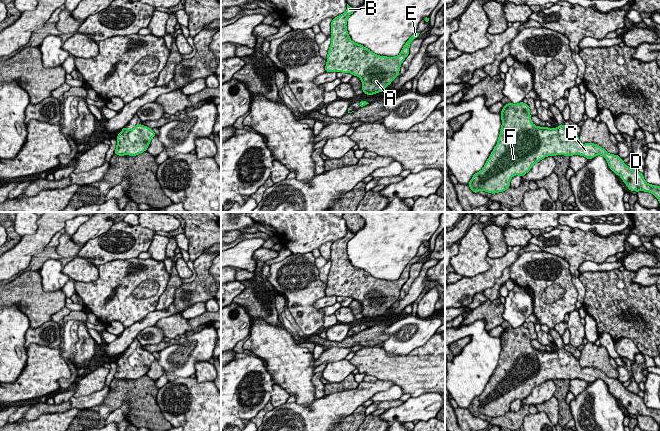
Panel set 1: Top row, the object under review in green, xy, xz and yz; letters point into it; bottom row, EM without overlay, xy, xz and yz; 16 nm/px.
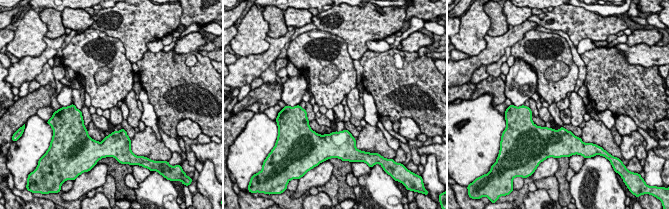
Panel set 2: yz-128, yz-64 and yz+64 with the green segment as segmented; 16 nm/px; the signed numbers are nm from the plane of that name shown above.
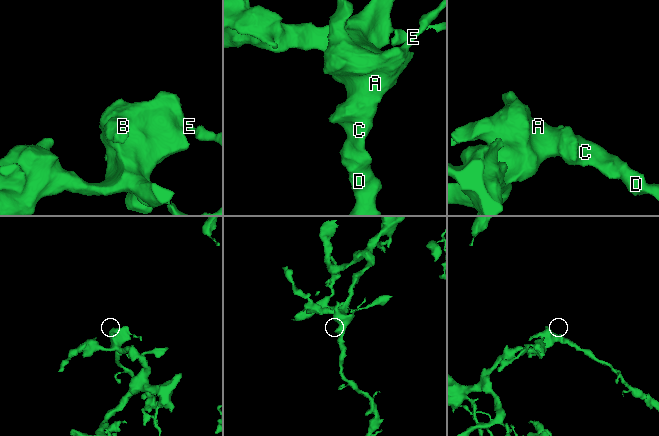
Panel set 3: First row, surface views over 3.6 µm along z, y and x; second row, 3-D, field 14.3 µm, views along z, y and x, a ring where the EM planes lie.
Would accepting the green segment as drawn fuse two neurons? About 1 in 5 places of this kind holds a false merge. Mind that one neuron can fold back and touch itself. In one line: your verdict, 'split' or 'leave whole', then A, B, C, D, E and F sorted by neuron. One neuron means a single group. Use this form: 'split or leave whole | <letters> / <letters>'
leave whole | A B C D E F

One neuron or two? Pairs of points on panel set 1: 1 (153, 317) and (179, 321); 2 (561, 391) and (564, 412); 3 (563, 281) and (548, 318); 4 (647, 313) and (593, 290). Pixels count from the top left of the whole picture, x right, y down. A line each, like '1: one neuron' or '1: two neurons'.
1: two neurons
2: one neuron
3: one neuron
4: one neuron

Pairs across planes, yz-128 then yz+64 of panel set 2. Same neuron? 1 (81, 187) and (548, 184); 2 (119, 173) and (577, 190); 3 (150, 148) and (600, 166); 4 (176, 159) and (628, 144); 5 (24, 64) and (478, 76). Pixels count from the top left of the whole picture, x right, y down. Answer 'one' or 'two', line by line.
1: two
2: two
3: two
4: one
5: two

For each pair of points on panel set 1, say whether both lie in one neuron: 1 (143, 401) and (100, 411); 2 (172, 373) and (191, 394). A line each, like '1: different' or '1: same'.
1: same
2: different

